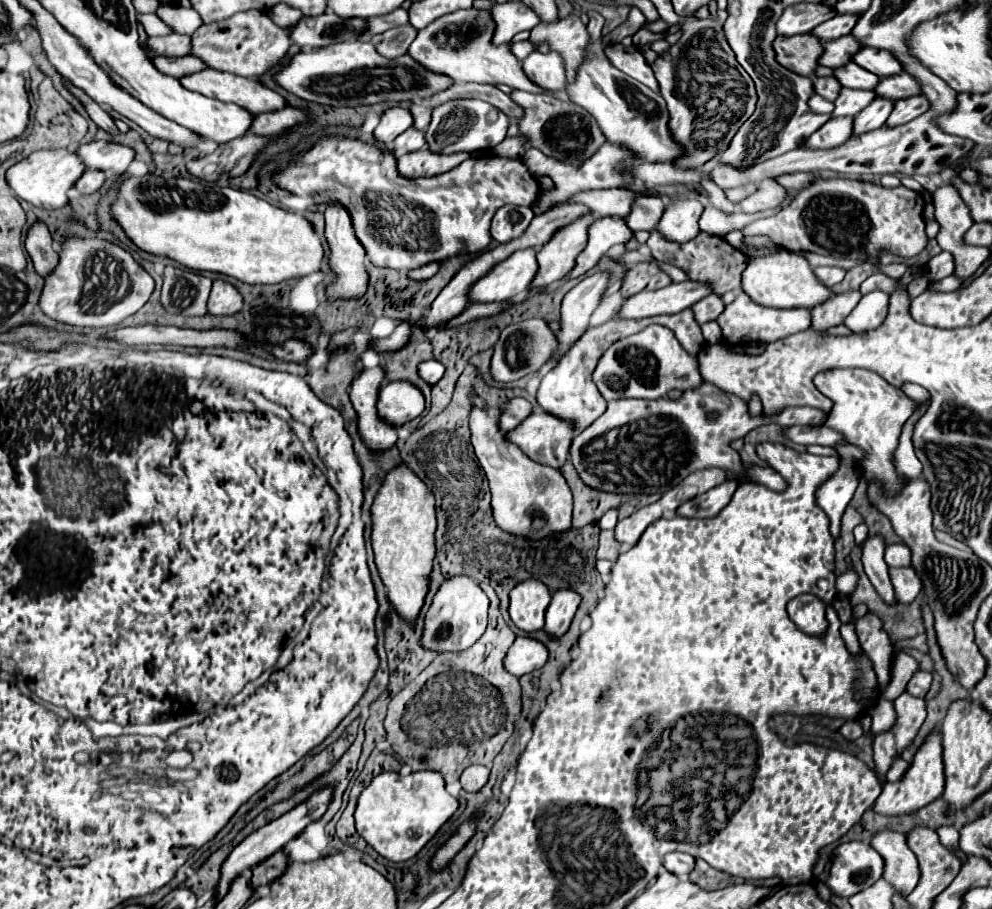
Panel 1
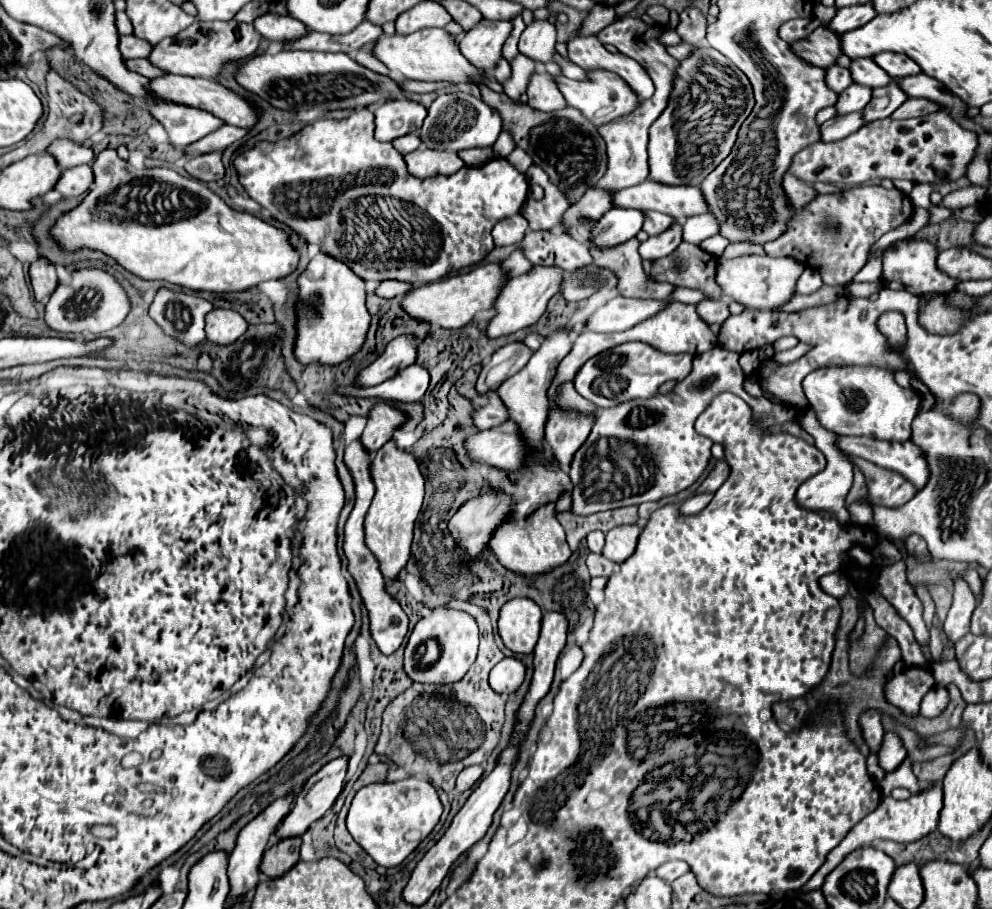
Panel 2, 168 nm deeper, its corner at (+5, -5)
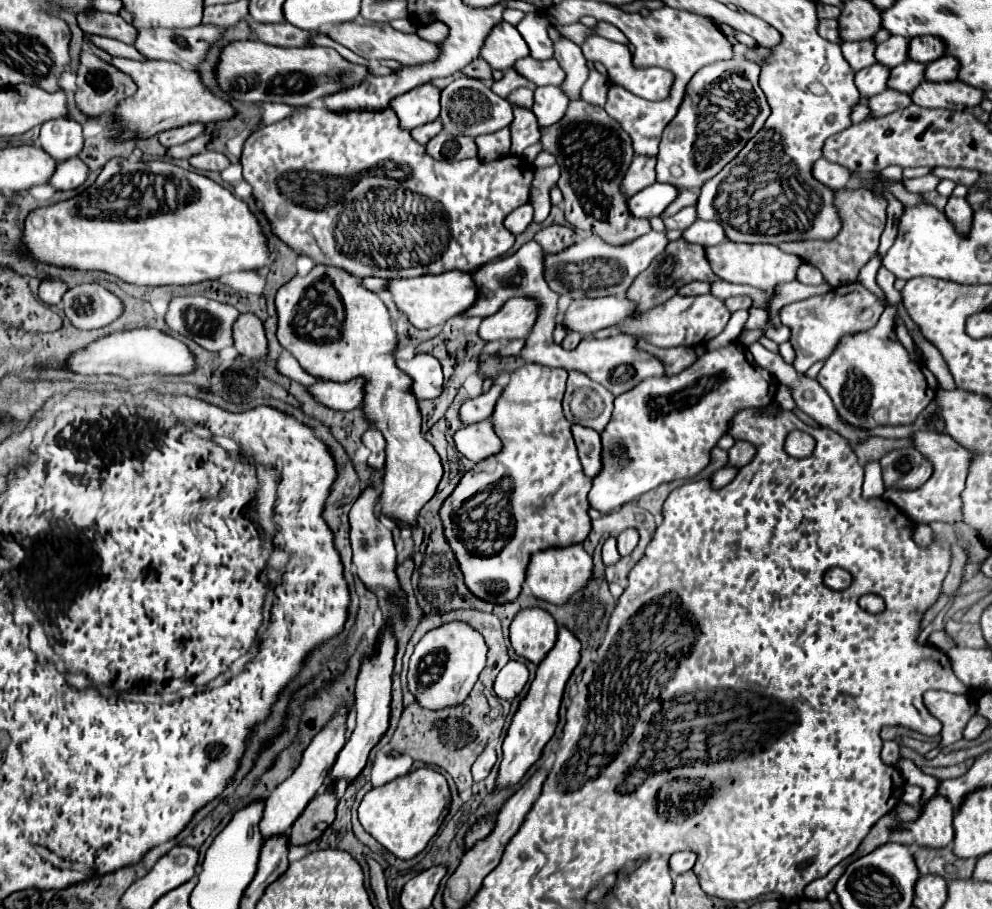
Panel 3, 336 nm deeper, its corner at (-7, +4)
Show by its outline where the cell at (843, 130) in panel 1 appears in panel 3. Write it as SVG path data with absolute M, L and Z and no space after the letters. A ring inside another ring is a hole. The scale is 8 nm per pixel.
M888 88L886 92L882 94L876 94L868 100L868 106L870 106L870 112L874 118L880 118L880 116L886 116L890 112L894 112L896 108L906 108L912 104L912 98L910 94L904 94L904 92L896 92L892 88Z

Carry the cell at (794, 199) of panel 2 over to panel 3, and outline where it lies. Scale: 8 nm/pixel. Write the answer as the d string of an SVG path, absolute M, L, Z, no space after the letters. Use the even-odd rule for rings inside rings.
M820 158L814 164L812 174L814 174L816 180L820 180L822 184L826 184L832 190L846 188L850 184L850 178L852 178L852 172L848 172L848 168L844 168L840 164L832 164L832 162L824 160L824 158Z

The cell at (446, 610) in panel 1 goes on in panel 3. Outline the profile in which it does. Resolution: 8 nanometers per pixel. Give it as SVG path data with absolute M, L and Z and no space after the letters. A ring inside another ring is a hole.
M450 622L430 630L414 648L408 670L408 690L422 708L452 708L462 704L486 666L484 638L464 622Z

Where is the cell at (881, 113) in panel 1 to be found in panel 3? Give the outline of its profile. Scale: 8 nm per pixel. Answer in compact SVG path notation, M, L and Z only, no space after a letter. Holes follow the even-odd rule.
M906 60L904 64L892 68L890 78L888 78L888 86L910 94L924 80L924 68L926 68L926 64L922 64L922 62Z

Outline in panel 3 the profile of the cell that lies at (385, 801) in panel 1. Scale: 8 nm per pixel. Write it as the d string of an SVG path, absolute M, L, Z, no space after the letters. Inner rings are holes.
M420 768L370 790L358 808L358 818L362 828L372 834L386 850L390 850L398 858L410 860L428 846L428 842L444 822L448 808L450 788L446 778L436 770Z

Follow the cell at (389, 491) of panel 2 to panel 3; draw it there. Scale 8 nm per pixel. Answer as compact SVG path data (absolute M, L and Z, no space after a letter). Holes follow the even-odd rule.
M314 266L310 274L294 276L288 284L284 284L278 290L276 312L278 312L276 338L280 346L286 348L310 376L316 376L322 382L350 382L354 378L364 378L364 388L362 388L364 418L372 424L372 428L378 428L386 440L384 488L380 496L382 514L408 524L416 524L416 516L420 508L436 492L436 486L442 478L442 464L434 446L428 440L424 440L420 432L422 416L418 410L418 400L412 396L412 378L400 372L400 368L396 368L396 360L392 352L396 350L398 338L392 326L388 308L378 298L378 294L366 290L360 284L360 278L340 268Z

